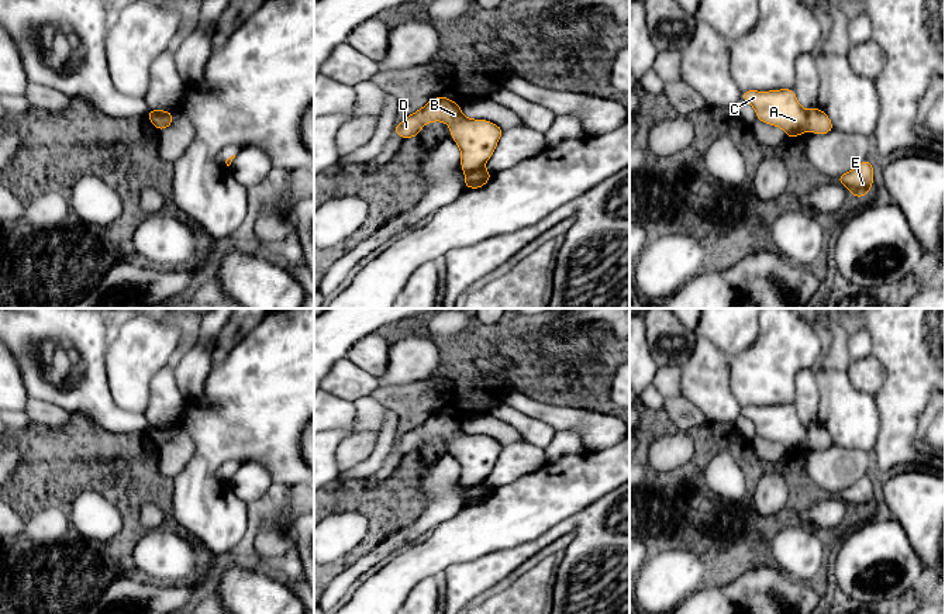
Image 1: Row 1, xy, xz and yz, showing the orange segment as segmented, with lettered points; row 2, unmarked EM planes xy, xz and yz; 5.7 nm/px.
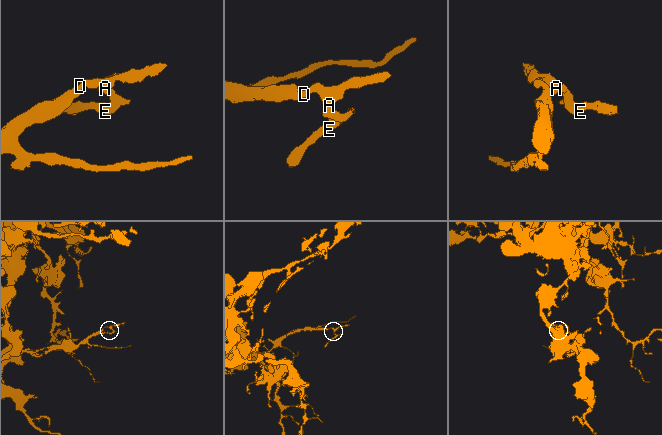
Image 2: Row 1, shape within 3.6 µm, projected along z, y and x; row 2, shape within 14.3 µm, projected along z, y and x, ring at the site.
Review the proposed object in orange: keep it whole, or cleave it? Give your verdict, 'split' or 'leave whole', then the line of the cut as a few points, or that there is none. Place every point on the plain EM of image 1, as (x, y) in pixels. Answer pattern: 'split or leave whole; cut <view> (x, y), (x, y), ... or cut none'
split; cut xy (158, 425), (157, 444)

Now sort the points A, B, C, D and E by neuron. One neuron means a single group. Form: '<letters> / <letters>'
A B C D / E

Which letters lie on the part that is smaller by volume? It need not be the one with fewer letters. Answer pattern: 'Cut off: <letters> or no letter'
Cut off: E

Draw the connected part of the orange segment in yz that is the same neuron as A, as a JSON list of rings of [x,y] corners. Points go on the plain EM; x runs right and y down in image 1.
[[[793,404],[745,406],[741,414],[753,422],[756,435],[780,442],[787,453],[801,452],[807,446],[807,427],[800,421]]]

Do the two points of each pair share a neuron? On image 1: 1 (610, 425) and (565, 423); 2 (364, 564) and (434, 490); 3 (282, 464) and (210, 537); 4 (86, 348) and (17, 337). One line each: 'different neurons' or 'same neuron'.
1: same neuron
2: same neuron
3: same neuron
4: same neuron

